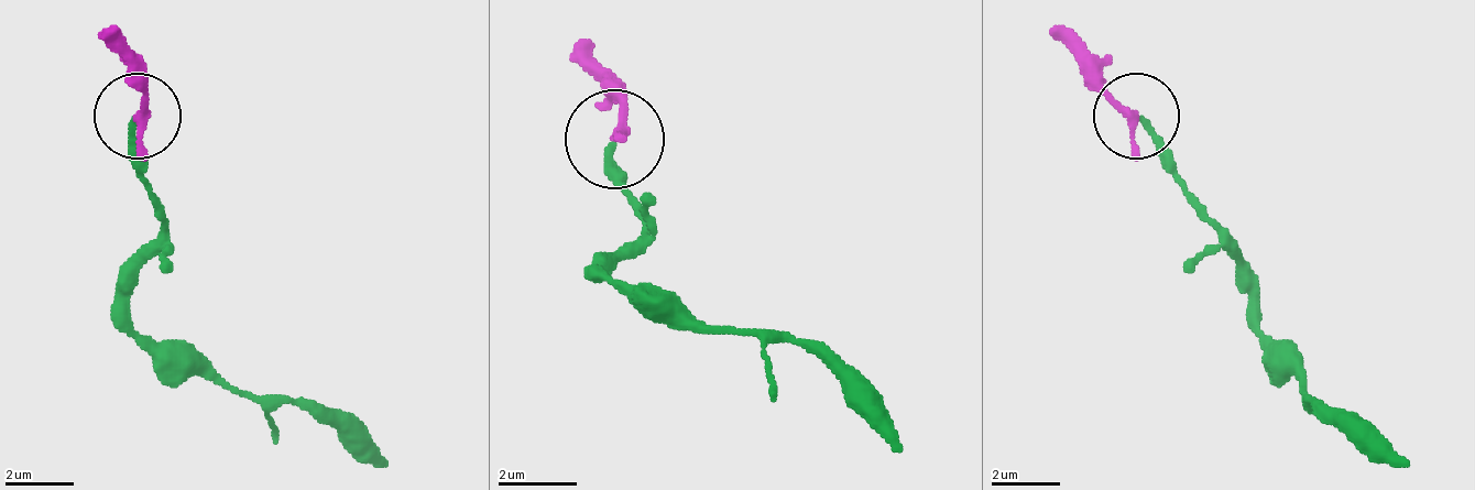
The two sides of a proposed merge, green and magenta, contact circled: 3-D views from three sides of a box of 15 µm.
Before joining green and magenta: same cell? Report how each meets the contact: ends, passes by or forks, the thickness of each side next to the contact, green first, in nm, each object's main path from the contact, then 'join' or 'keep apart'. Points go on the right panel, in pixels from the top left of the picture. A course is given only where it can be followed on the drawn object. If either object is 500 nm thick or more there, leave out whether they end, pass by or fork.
green ends there; magenta passes by; 180 nm thick on the green side, 200 nm on the other; green runs (1138, 113), (1165, 174), (1242, 269), (1250, 320), (1302, 372), (1302, 399), (1354, 415), (1406, 467); magenta runs (1138, 113), (1052, 26); join

